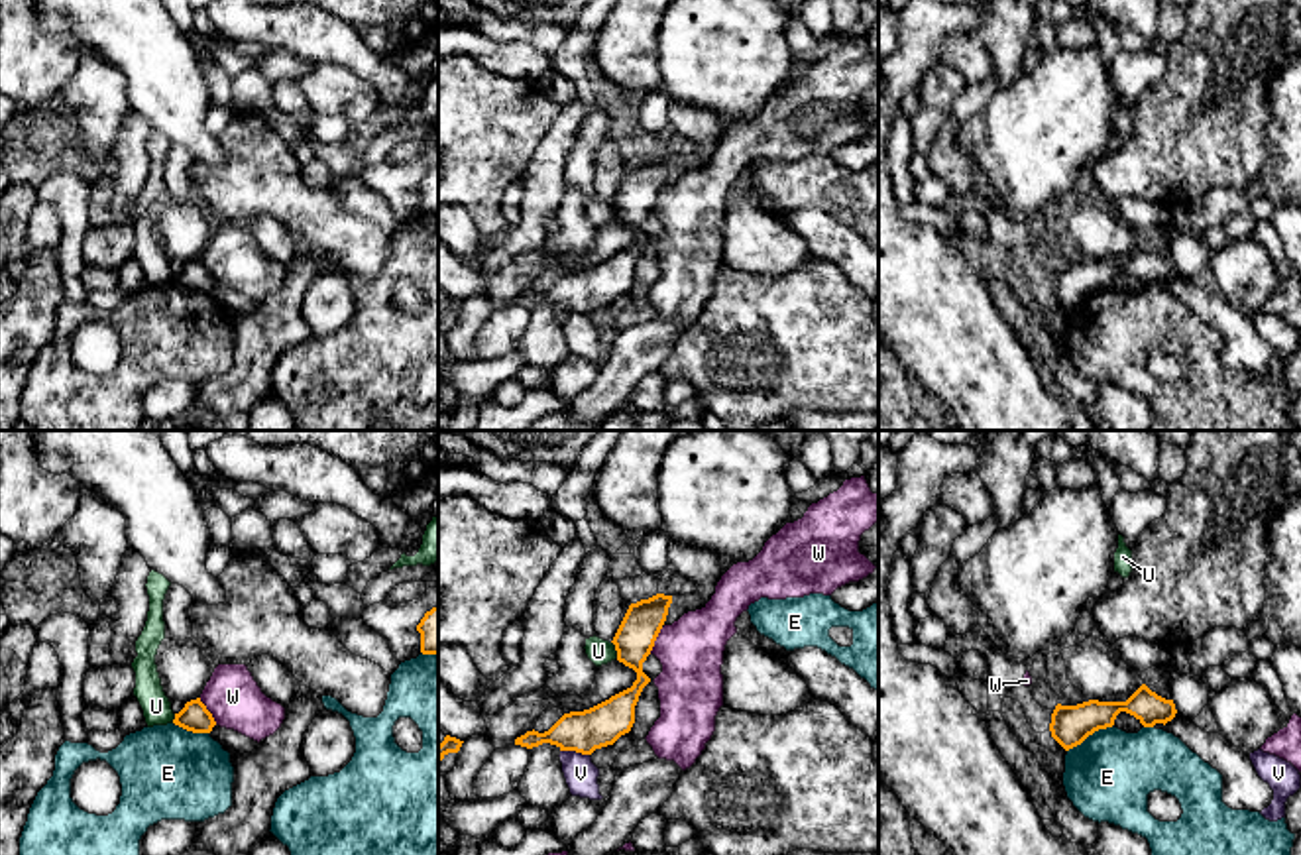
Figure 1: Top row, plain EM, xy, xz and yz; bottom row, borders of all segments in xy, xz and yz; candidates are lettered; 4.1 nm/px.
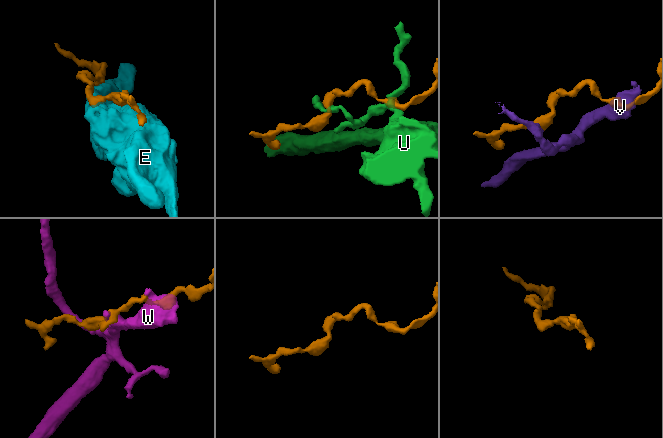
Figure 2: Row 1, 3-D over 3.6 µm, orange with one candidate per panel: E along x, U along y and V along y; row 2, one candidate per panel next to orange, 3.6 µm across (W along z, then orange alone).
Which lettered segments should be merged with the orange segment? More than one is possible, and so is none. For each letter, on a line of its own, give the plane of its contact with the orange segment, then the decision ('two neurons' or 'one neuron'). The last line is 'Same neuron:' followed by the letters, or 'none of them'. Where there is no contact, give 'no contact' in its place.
E: meets orange in yz; two neurons
U: meets orange in xz; two neurons
V: meets orange in xz; two neurons
W: meets orange in xy; two neurons
Same neuron: none of them

